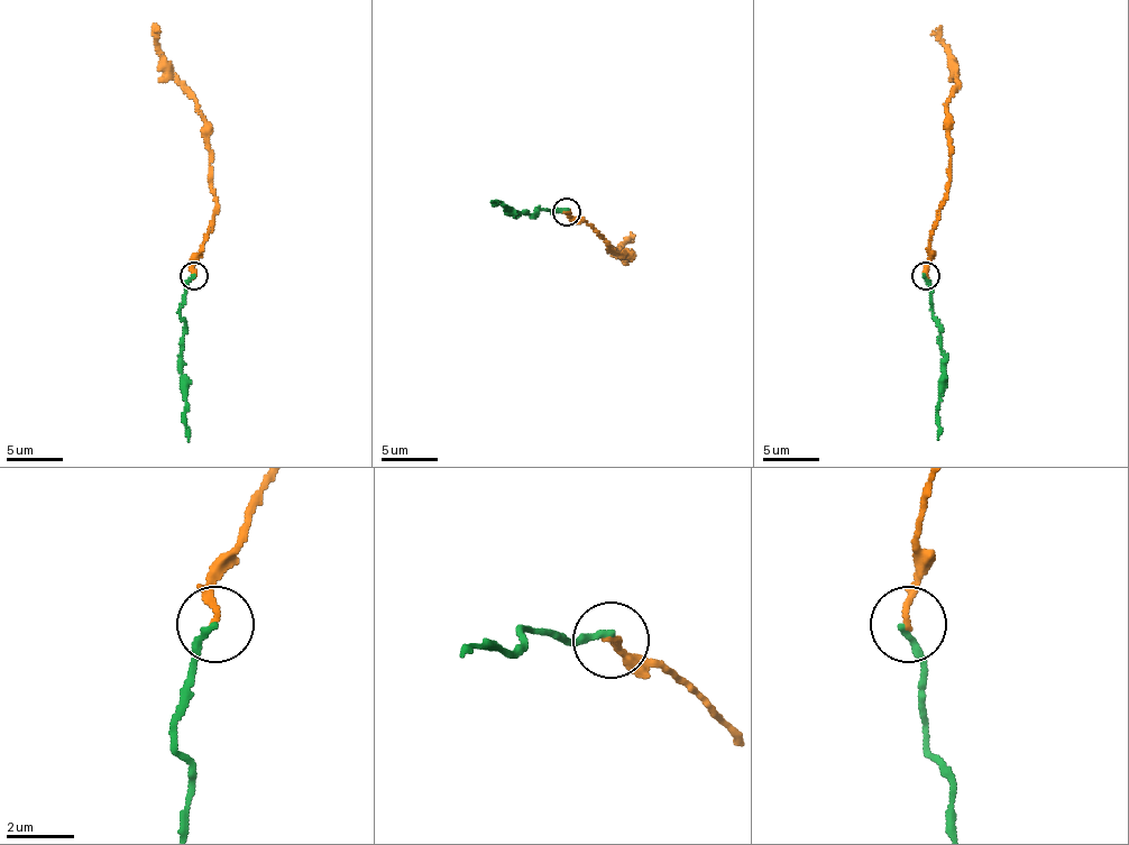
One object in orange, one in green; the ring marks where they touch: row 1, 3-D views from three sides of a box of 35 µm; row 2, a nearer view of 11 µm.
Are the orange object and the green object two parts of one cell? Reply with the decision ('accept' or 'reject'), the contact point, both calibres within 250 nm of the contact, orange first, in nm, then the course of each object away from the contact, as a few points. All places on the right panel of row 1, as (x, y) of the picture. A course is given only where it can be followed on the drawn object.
accept | (926, 275) | 180/190 nm | orange via (927, 274), (932, 231), (944, 199), (951, 138), (946, 101), (956, 84), (951, 53), (939, 37), (941, 26) | green via (924, 275), (944, 351), (938, 439)

